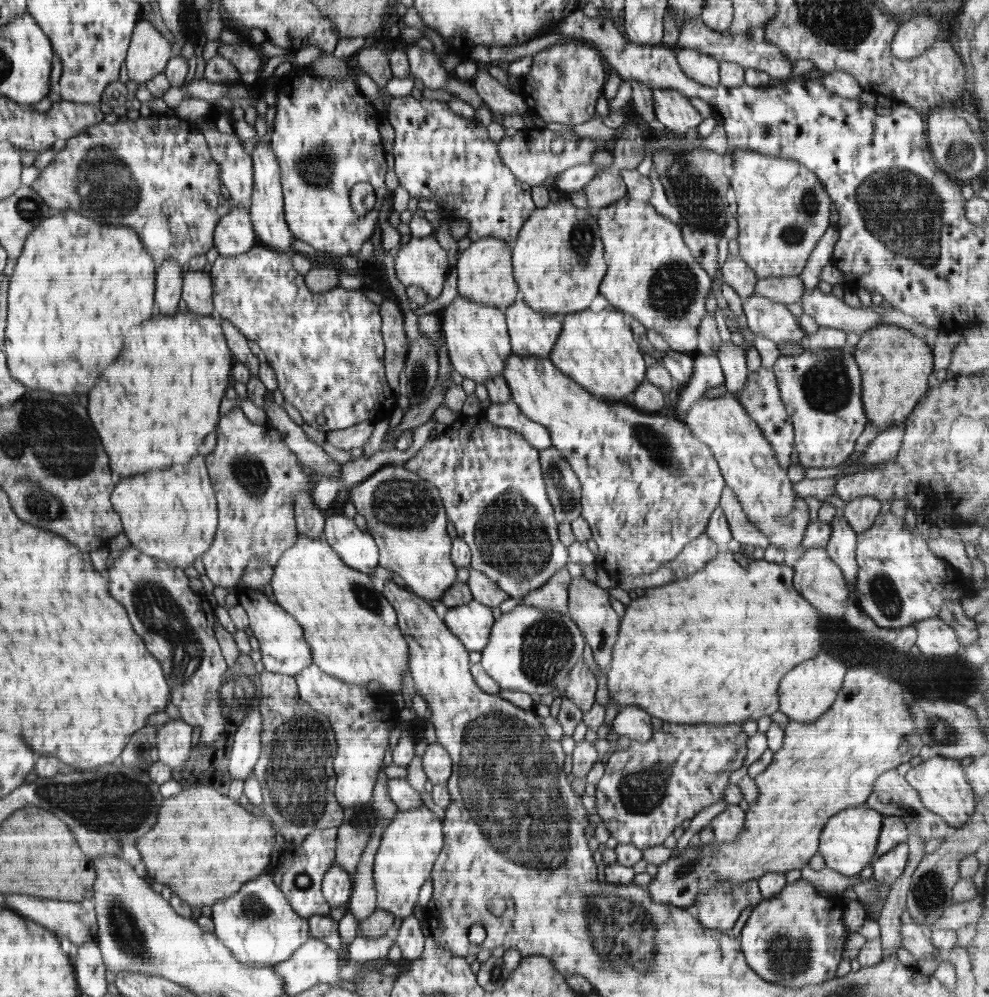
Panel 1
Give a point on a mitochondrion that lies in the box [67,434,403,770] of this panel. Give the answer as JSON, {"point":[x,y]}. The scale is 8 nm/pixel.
{"point":[158,612]}

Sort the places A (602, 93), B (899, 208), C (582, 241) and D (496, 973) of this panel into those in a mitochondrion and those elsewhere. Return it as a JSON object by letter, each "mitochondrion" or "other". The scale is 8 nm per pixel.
{"A":"other","B":"mitochondrion","C":"mitochondrion","D":"mitochondrion"}

